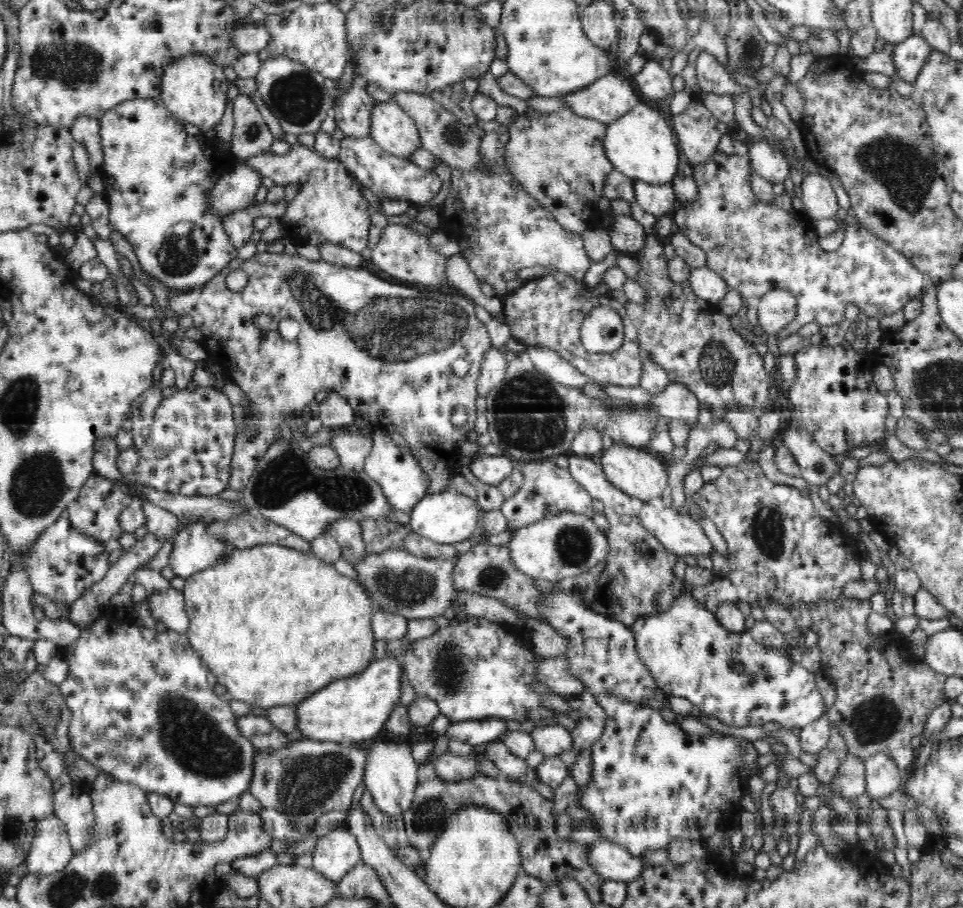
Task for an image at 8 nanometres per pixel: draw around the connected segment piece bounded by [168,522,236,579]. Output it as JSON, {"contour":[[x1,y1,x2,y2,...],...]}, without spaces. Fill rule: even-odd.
{"contour":[[204,522,190,523,173,537,173,549,168,565,176,578,190,576,212,568,220,558,226,558,236,548,214,535,210,535]]}

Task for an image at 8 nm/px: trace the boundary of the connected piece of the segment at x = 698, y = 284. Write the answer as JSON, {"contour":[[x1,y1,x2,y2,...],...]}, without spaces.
{"contour":[[707,266,691,268,688,281,696,296,715,304,719,303,729,291,726,281]]}

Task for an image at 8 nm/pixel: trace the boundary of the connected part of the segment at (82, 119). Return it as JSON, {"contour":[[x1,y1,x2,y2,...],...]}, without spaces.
{"contour":[[80,116,70,129,73,140,86,147,92,170,99,171,104,164,104,151,100,139,100,124,92,117]]}

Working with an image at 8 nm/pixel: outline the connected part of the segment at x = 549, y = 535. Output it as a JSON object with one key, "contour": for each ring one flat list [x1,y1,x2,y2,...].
{"contour":[[561,513,551,515,535,524,520,528,506,544,513,564,524,574,556,584,566,576,577,577,608,558,607,536,600,532,592,518]]}

